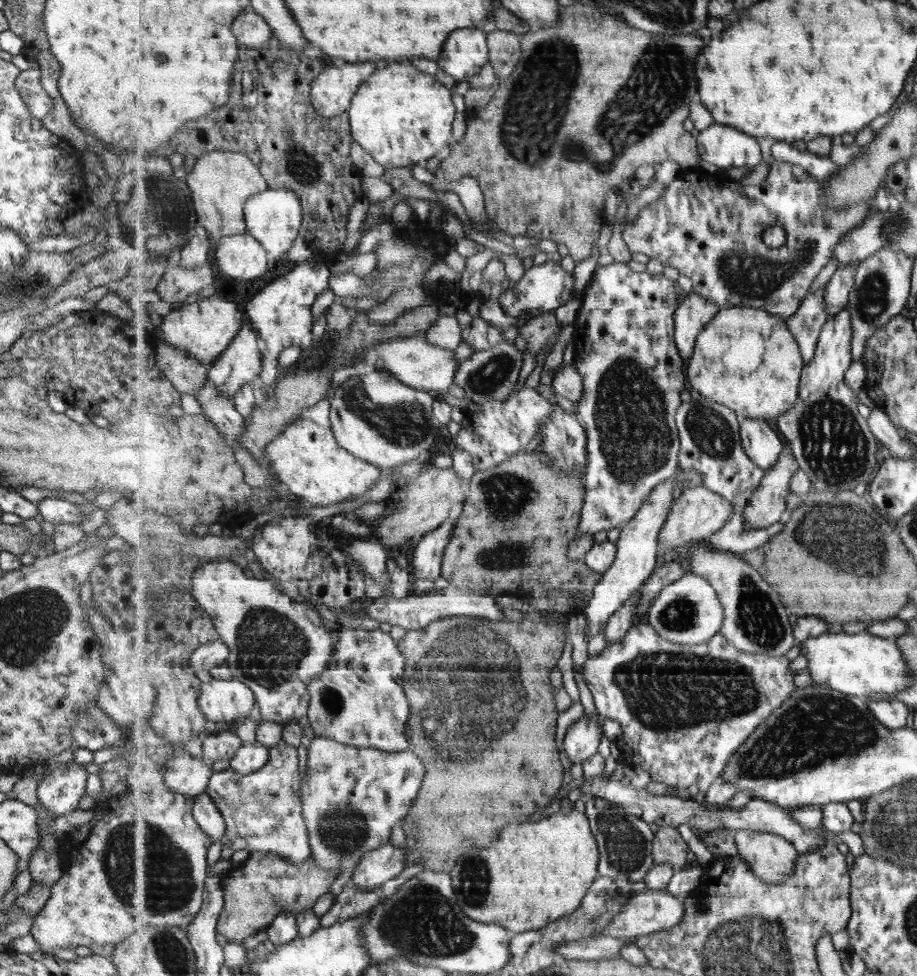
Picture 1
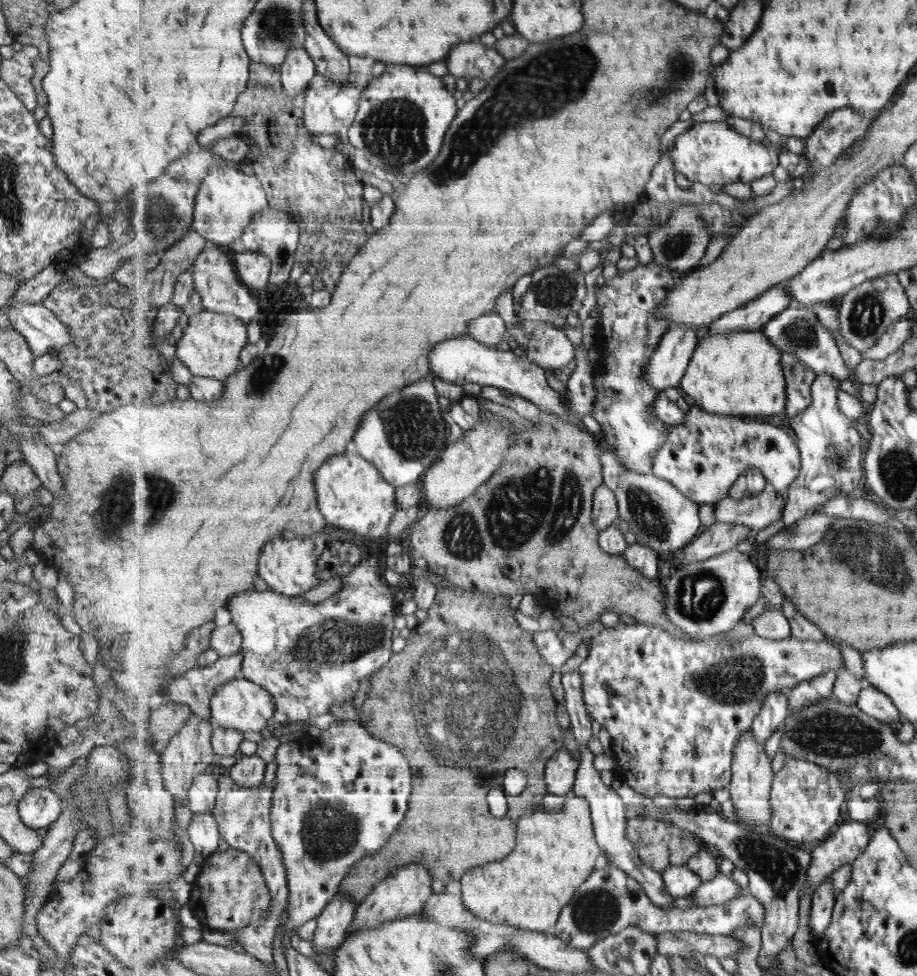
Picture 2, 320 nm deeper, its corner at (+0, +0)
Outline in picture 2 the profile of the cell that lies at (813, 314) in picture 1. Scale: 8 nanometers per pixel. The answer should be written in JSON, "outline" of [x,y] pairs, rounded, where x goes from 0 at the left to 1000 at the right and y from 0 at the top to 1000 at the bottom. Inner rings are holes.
{"outline":[[[865,363],[854,364],[858,389],[858,416],[856,425],[863,429],[885,415],[885,397],[892,383],[878,376]]]}

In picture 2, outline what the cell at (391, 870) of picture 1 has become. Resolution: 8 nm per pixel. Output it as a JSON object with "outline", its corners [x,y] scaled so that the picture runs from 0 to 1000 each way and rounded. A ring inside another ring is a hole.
{"outline":[[[370,915],[345,941],[347,950],[339,964],[344,976],[364,975],[377,963],[378,952],[388,940],[389,923],[384,916]]]}

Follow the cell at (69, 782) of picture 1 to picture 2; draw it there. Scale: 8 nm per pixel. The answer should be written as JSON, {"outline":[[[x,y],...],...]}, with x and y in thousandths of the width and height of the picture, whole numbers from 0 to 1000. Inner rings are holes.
{"outline":[[[34,806],[19,824],[23,843],[32,849],[52,847],[65,834],[65,820],[51,806]]]}

